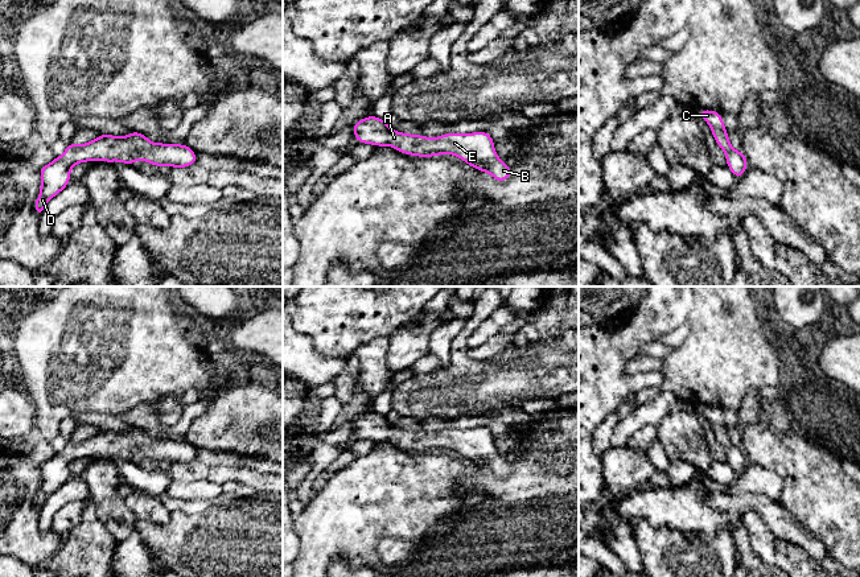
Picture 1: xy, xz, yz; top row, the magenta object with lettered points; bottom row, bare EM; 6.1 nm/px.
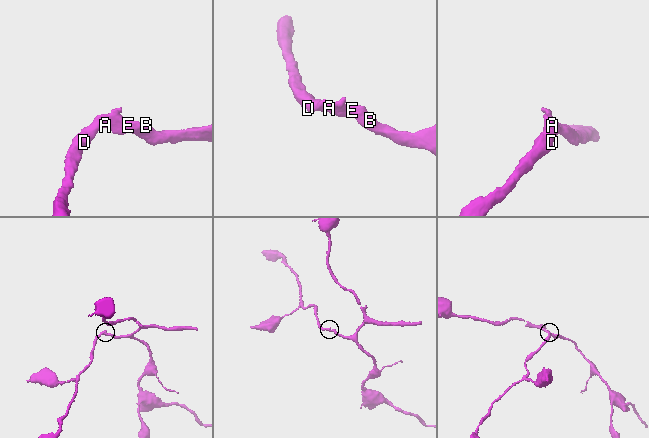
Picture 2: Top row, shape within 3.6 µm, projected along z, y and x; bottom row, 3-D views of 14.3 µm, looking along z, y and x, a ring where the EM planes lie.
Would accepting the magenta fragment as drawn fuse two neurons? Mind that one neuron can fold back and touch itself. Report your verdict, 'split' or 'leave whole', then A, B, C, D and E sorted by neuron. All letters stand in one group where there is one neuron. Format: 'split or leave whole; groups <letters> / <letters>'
leave whole; groups A B C D E

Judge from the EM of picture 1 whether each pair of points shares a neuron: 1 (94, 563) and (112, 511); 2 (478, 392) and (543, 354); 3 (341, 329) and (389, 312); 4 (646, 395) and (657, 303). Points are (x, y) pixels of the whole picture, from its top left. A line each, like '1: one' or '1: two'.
1: two
2: one
3: one
4: two

